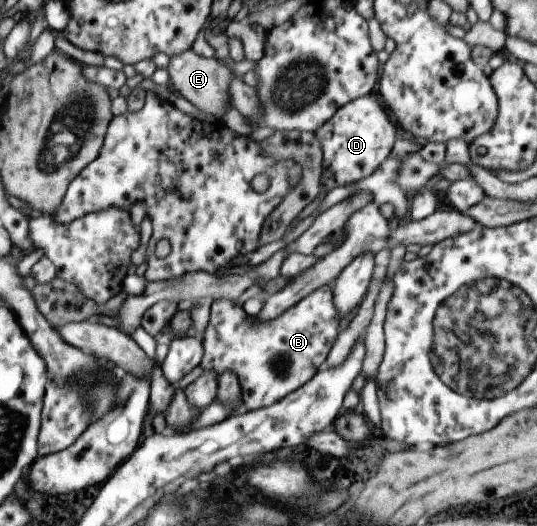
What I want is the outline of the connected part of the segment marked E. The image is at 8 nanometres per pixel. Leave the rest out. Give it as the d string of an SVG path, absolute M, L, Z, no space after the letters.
M192 50L184 51L179 55L169 58L167 65L168 80L171 87L193 105L196 109L211 114L215 120L222 120L225 117L225 107L229 103L229 79L233 73L215 58L205 58L195 54Z

